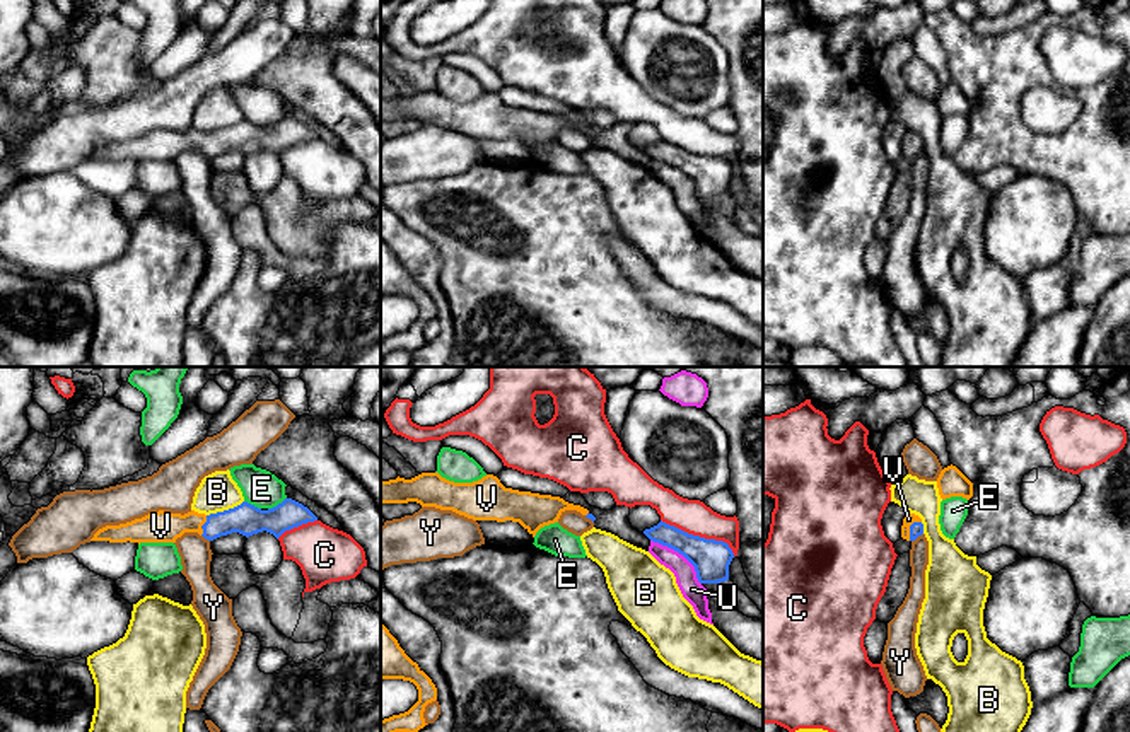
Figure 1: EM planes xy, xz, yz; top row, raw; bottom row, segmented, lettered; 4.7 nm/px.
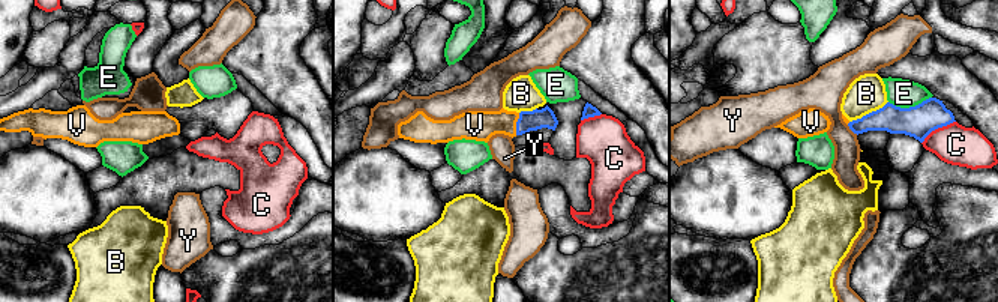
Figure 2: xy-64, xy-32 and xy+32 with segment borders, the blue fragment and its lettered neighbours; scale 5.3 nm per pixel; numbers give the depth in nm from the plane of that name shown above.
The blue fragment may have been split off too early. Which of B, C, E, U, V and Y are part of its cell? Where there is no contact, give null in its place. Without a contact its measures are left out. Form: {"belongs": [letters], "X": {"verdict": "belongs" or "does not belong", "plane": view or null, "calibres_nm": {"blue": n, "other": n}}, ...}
{"belongs": ["V"], "B": {"verdict": "does not belong", "plane": "xy", "calibres_nm": {"blue": 150, "other": 190}}, "C": {"verdict": "does not belong", "plane": "xz", "calibres_nm": {"blue": 180, "other": 160}}, "E": {"verdict": "does not belong", "plane": "xy", "calibres_nm": {"blue": 150, "other": 170}}, "U": {"verdict": "does not belong", "plane": "xz", "calibres_nm": {"blue": 180, "other": 100}}, "V": {"verdict": "belongs", "plane": "yz", "calibres_nm": {"blue": 60, "other": 50}}, "Y": {"verdict": "does not belong", "plane": "yz", "calibres_nm": {"blue": 60, "other": 100}}}

